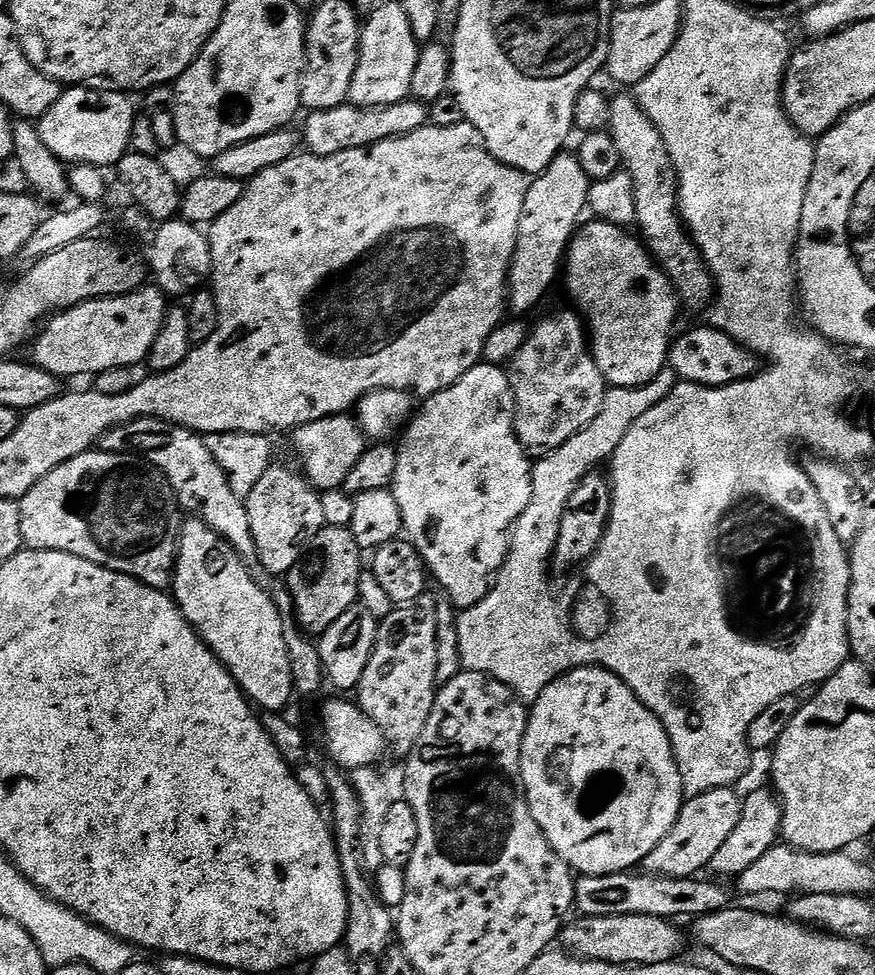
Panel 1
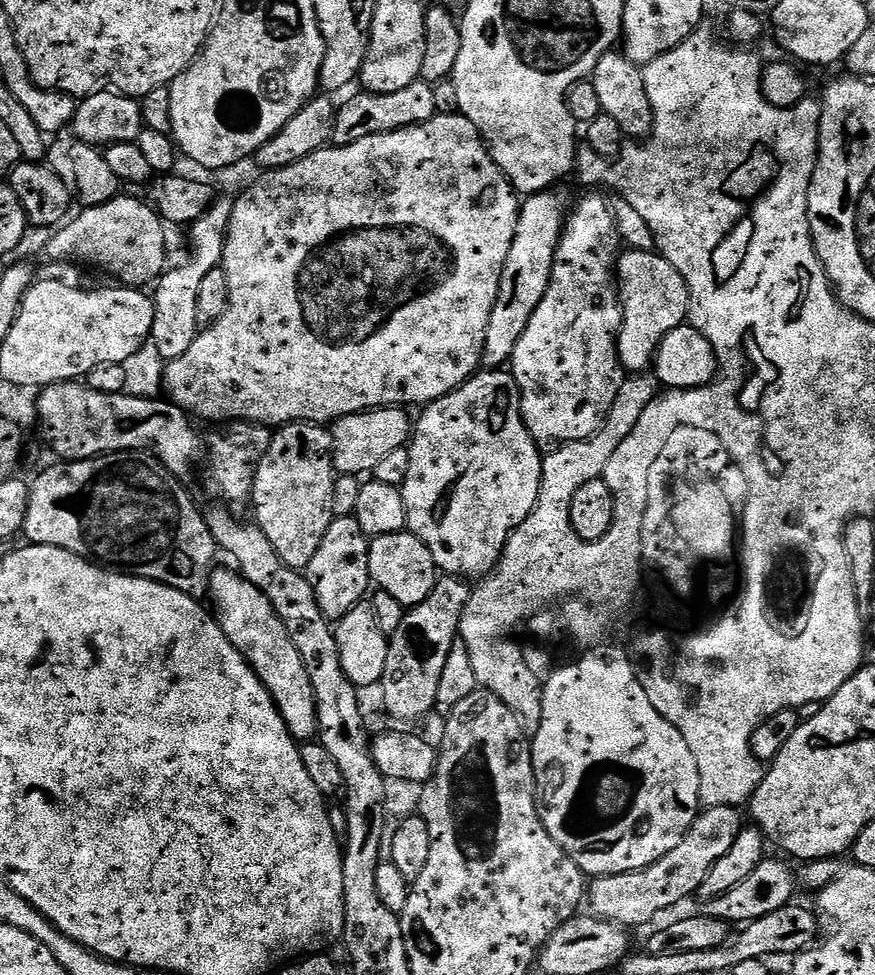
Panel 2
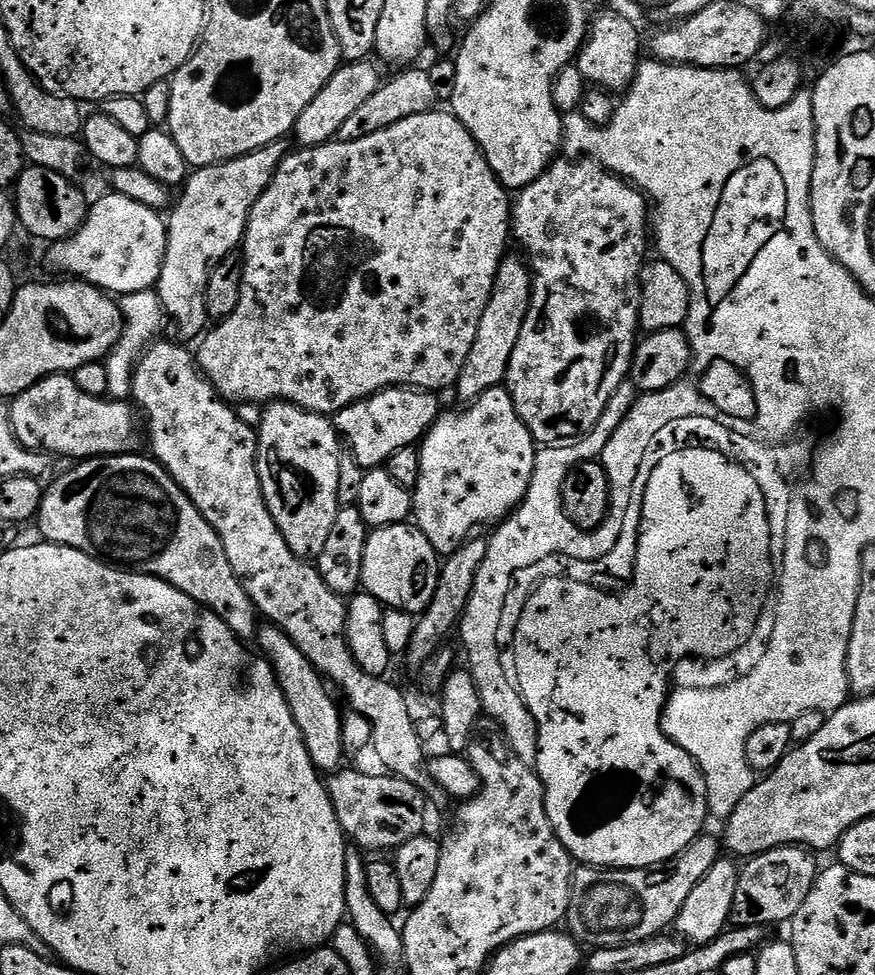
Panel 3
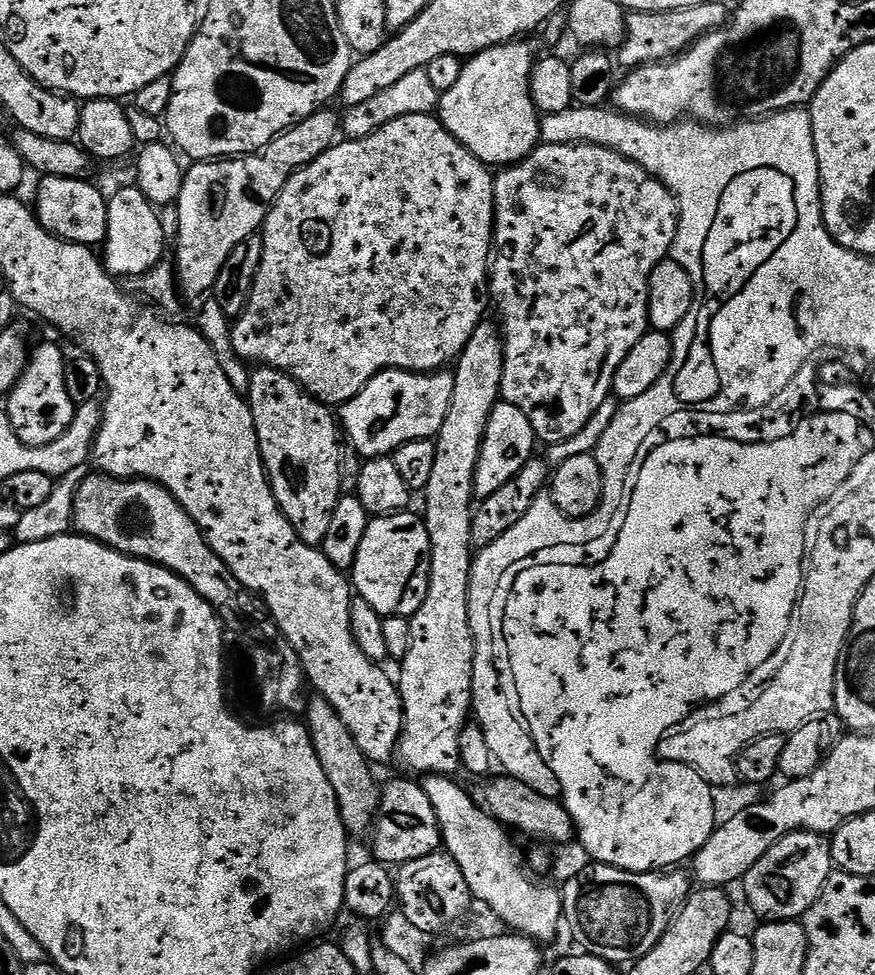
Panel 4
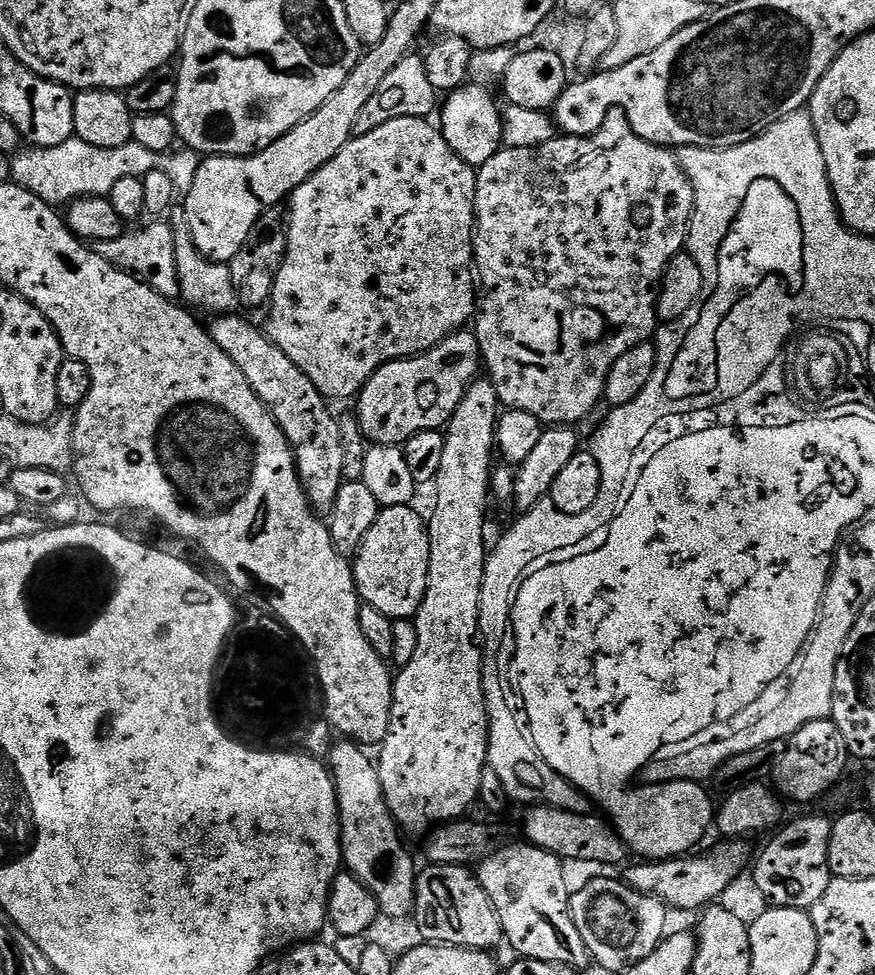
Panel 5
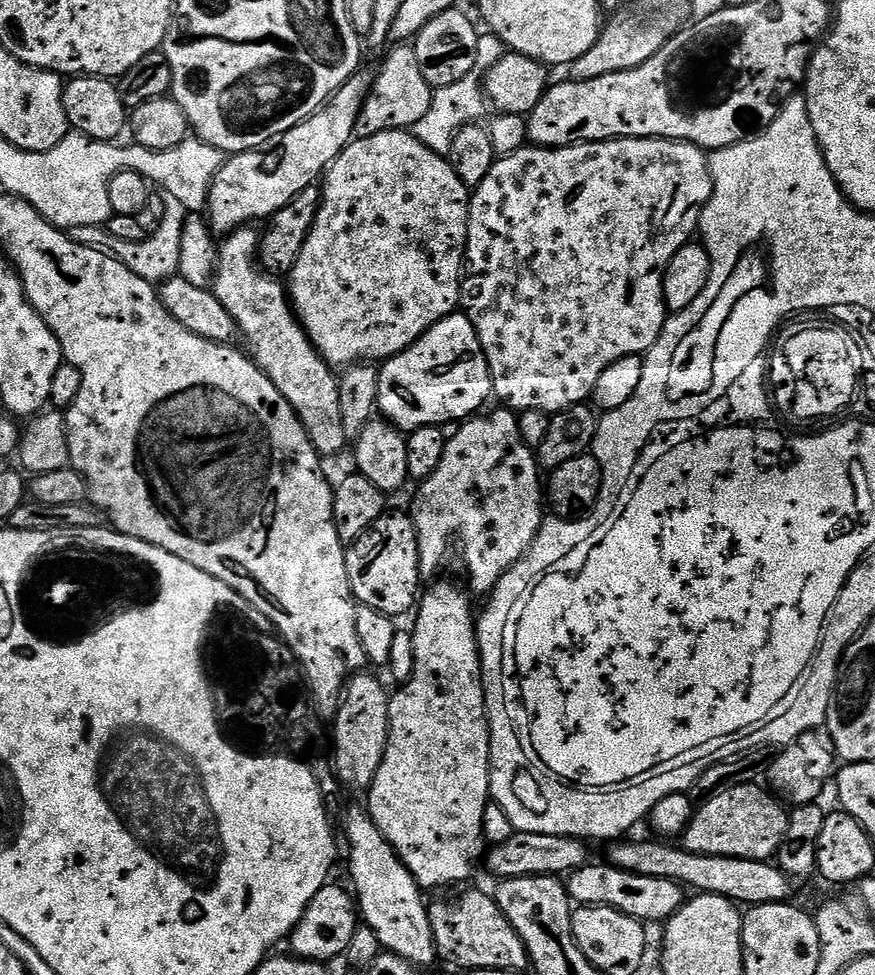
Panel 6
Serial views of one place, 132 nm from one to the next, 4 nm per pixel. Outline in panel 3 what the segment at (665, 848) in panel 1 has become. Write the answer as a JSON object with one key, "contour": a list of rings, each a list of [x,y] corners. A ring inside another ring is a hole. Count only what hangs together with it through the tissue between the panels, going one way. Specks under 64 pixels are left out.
{"contour":[[[702,834],[690,842],[686,850],[665,864],[656,864],[652,868],[577,867],[572,873],[570,906],[566,917],[571,935],[585,945],[609,948],[642,942],[671,929],[694,886],[698,886],[698,882],[710,874],[710,866],[722,858],[721,837],[708,835]]]}

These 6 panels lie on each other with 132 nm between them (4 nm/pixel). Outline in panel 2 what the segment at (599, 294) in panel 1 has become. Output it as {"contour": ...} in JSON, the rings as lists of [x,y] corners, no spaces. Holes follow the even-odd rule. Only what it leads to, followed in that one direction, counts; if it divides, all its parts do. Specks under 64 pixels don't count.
{"contour":[[[621,251],[614,279],[620,293],[620,306],[624,309],[624,324],[620,327],[618,341],[620,363],[629,373],[644,374],[653,367],[662,338],[688,320],[688,287],[682,274],[657,251]]]}

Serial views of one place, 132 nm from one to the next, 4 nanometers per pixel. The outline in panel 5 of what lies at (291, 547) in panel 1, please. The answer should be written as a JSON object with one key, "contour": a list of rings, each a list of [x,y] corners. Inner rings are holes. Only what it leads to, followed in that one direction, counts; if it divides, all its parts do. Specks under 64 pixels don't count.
{"contour":[[[217,315],[212,320],[212,340],[228,355],[230,362],[234,362],[234,366],[238,366],[242,374],[246,374],[246,382],[250,382],[254,394],[258,394],[258,398],[268,407],[268,413],[275,418],[282,434],[287,438],[288,445],[292,448],[292,457],[296,460],[296,473],[300,476],[300,485],[308,496],[309,504],[317,513],[327,513],[334,506],[334,498],[344,480],[344,455],[337,417],[328,413],[329,401],[317,390],[314,382],[310,382],[310,378],[306,378],[306,374],[302,374],[302,370],[298,370],[298,366],[294,366],[294,362],[290,362],[290,358],[286,358],[286,354],[282,354],[278,346],[274,346],[267,331],[260,329],[259,332],[250,321],[236,315]]]}

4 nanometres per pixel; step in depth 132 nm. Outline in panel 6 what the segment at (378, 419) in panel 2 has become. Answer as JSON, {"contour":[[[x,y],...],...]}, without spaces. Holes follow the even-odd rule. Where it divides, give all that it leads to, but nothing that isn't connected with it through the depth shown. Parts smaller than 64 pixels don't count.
{"contour":[[[453,314],[435,324],[418,342],[414,342],[405,352],[383,361],[378,382],[378,412],[389,424],[407,434],[422,426],[448,426],[451,420],[463,422],[479,413],[484,403],[493,399],[492,375],[482,342],[476,327],[466,314]]]}

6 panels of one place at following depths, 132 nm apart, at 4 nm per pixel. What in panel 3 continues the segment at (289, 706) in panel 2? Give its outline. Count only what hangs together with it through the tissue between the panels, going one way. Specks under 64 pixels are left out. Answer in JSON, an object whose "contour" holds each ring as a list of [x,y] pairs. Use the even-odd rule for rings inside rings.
{"contour":[[[268,622],[259,629],[259,644],[259,651],[272,664],[278,686],[282,686],[282,694],[286,694],[290,714],[294,714],[294,722],[298,722],[298,730],[302,730],[312,765],[324,774],[334,772],[345,763],[346,749],[342,742],[342,708],[336,705],[334,697],[328,696],[329,685],[325,677],[316,671],[310,658],[306,658],[306,654],[302,654],[295,642],[275,624]]]}

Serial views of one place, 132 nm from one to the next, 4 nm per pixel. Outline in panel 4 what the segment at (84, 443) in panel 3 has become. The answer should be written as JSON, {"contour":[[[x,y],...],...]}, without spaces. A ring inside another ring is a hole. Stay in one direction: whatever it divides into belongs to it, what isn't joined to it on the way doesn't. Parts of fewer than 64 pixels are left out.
{"contour":[[[40,344],[31,349],[28,364],[6,397],[10,426],[24,444],[41,448],[58,438],[70,426],[74,405],[64,385],[66,355],[56,344]]]}

